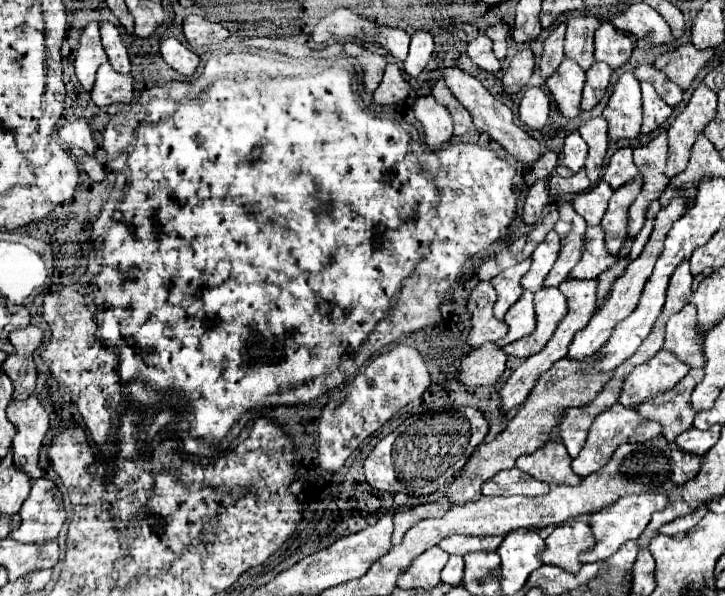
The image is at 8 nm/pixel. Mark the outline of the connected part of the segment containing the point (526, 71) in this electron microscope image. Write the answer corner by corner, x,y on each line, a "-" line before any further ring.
524,48
516,56
512,56
510,68
506,70
506,74
502,78
504,92
514,96
520,90
524,90
528,86
528,80
532,76
532,72
534,72
534,54
532,54
532,50

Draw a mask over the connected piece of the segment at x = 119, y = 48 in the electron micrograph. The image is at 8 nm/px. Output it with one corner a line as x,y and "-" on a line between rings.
104,22
100,26
100,38
102,38
102,46
110,58
110,64
116,72
120,74
130,74
130,60
128,60
128,52
122,44
122,38
120,38
120,32
114,24
110,22

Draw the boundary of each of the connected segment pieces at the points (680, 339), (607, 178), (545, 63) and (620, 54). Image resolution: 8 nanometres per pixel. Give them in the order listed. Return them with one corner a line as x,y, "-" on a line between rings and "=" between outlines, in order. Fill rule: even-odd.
686,304
666,324
664,348
674,352
690,368
704,366
704,344
696,344
696,306
=
620,148
608,162
602,180
610,184
610,188
620,188
628,184
628,180
638,176
638,168
632,162
632,150
630,148
=
560,24
544,40
544,52
542,52
542,58
540,58
540,76
544,80
548,80
564,60
564,48
562,48
564,32
566,32
566,26
=
602,22
602,26
596,30
596,50
594,58
596,62
606,62
612,70
624,66
632,54
632,42
630,38
616,30
610,22

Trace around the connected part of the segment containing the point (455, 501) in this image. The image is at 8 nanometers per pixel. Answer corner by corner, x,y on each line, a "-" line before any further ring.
566,356
566,358
558,360
546,374
542,374
540,380
536,382
534,390
526,398
524,406
518,410
518,414
512,420
508,420
506,430
502,430
492,442
482,442
478,446
478,452
474,452
474,456
466,462
460,476
450,484
450,492
446,498
442,498
440,502
416,506
416,508
404,508
394,514
392,544
400,544
400,540
408,532
408,528
412,528
416,522
420,522
424,518
444,516
452,506
462,506
462,504
480,500
482,484
486,480
496,476
500,470
512,468
518,456
532,454
538,448
542,448
548,440
548,432
552,432
552,428
556,428
556,422
560,420
560,416
564,416
564,410
588,406
600,394
600,390
606,386
606,382
614,376
614,370
612,372
592,372
592,376
584,376
584,372
580,372
580,368
584,368
584,360
576,362
576,360
568,360
568,356

